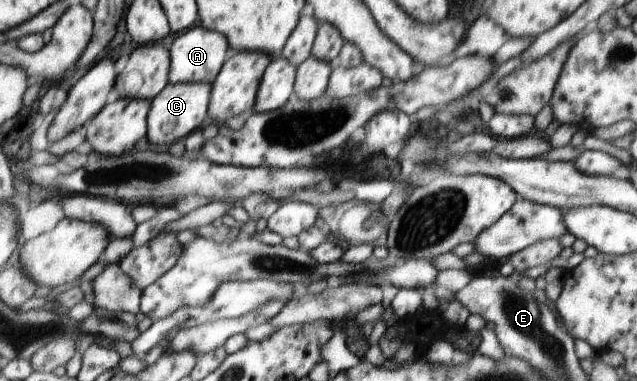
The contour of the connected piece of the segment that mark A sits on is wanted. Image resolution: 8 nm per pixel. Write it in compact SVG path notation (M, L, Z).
M200 24L193 29L186 30L185 33L177 36L170 46L170 84L198 83L206 82L211 84L221 70L222 62L226 58L226 37L220 32L206 30Z

